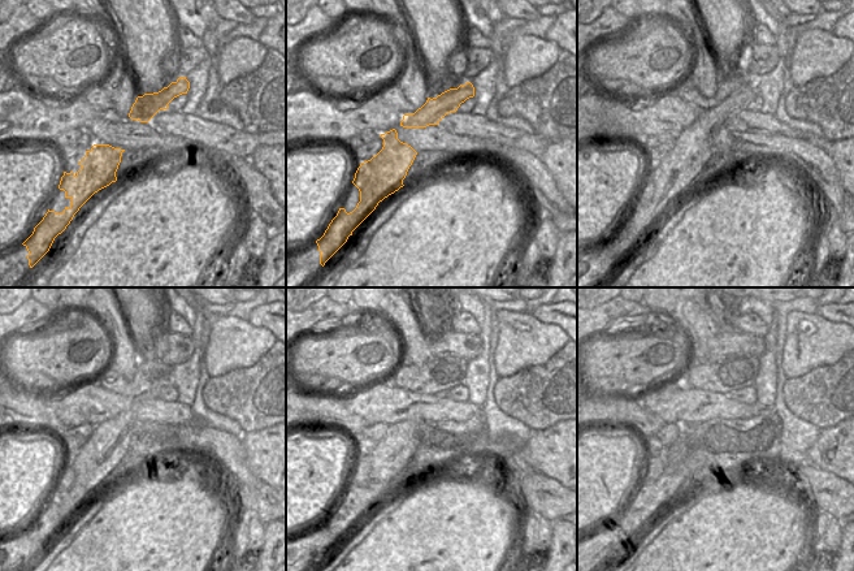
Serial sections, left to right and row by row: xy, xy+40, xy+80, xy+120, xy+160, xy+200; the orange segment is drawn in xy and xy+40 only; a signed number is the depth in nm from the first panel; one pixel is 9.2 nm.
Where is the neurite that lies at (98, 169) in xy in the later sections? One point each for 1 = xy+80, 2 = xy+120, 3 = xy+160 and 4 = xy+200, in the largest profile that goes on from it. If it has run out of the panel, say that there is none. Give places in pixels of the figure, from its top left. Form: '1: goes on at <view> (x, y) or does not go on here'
1: goes on at xy+80 (693, 147)
2: goes on at xy+120 (111, 440)
3: goes on at xy+160 (393, 451)
4: goes on at xy+200 (676, 453)

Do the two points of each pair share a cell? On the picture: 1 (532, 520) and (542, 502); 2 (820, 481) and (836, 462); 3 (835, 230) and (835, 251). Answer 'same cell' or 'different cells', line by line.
1: different cells
2: different cells
3: same cell

